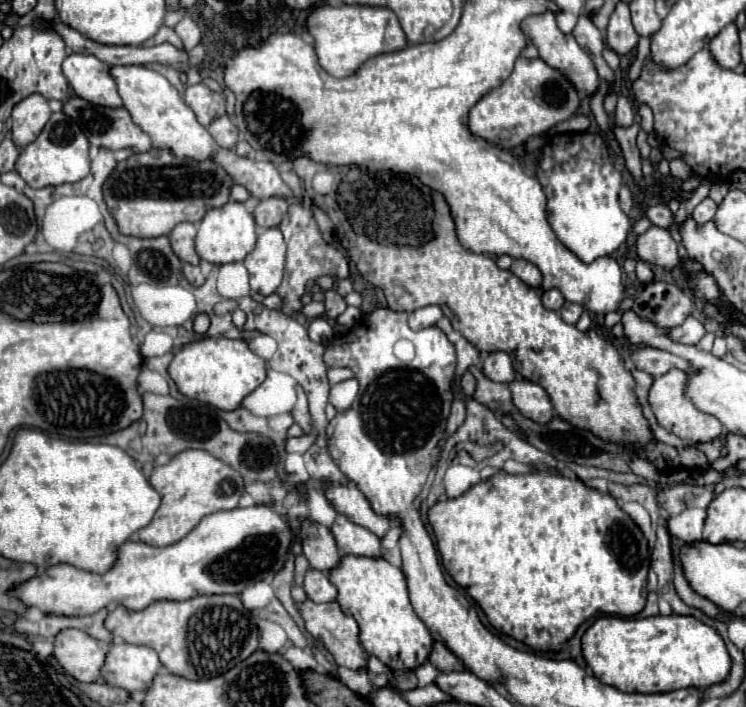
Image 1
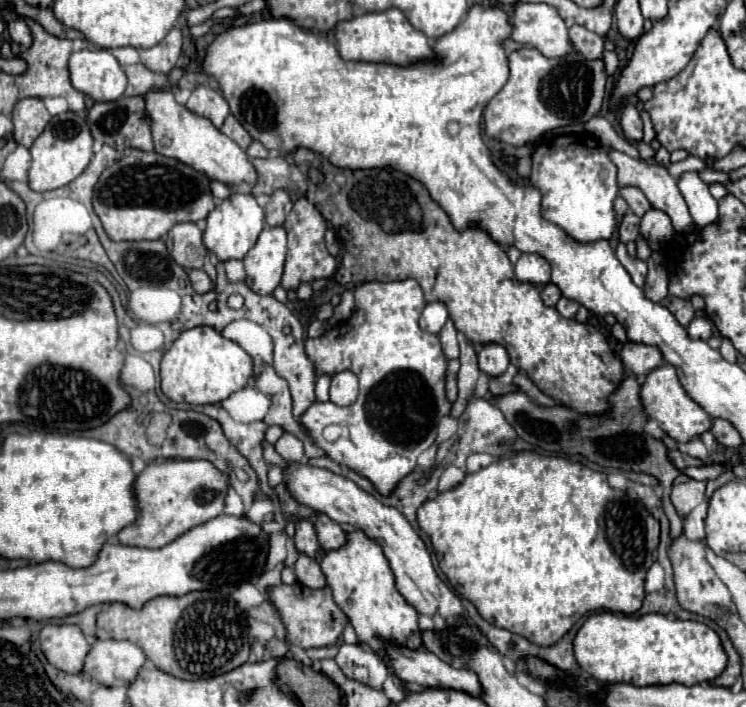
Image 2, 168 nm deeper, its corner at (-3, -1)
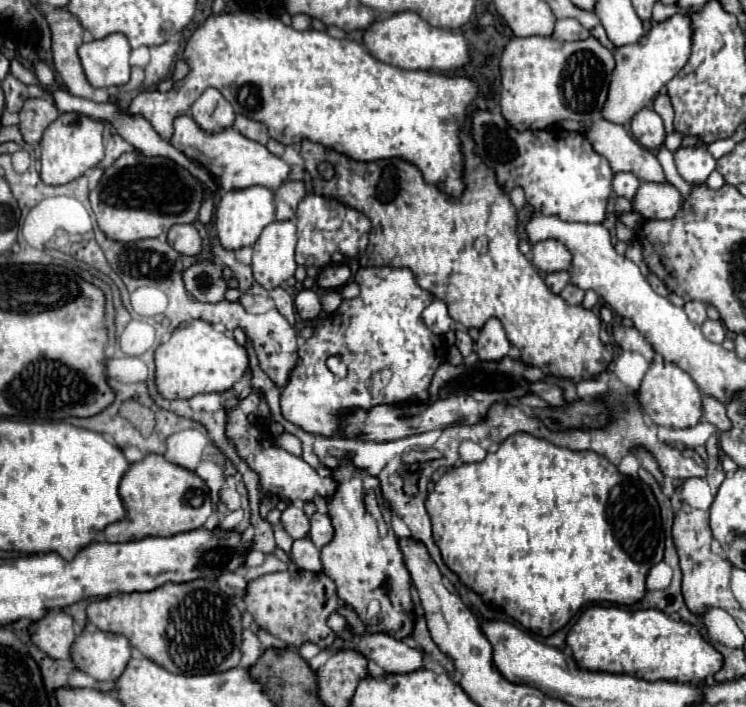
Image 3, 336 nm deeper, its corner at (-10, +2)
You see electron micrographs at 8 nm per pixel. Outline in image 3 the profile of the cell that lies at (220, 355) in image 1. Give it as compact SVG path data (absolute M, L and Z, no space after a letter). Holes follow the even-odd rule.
M198 319L178 325L172 337L156 347L154 367L154 383L164 399L190 399L200 393L222 393L230 389L246 373L248 353L232 337Z

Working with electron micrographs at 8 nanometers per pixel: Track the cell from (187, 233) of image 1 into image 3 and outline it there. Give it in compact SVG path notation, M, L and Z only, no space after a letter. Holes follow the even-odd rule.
M172 225L168 229L168 243L182 255L202 253L202 239L194 225Z

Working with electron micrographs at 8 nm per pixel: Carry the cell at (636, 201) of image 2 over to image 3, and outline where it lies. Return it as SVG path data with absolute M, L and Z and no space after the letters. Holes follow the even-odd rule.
M614 173L612 191L616 195L626 197L626 199L634 199L634 195L638 191L638 185L640 185L640 181L632 173Z

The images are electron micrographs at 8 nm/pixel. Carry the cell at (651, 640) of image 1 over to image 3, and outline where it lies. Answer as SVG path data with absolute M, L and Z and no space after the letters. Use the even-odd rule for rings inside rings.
M588 607L580 619L572 625L566 635L566 645L572 649L574 661L586 671L608 671L608 673L628 673L642 677L644 681L678 681L698 685L706 677L722 669L722 655L698 633L698 629L684 621L674 621L660 609L638 609L628 611L622 607Z

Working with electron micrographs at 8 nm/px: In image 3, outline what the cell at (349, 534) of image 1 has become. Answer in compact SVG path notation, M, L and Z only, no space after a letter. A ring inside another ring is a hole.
M314 513L310 517L310 541L316 547L324 547L326 543L330 543L332 539L332 523L328 515L322 513Z

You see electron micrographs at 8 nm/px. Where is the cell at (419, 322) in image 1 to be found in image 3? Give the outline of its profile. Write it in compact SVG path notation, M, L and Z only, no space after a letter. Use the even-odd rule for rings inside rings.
M434 299L434 301L422 311L422 321L424 321L424 325L426 325L432 333L438 333L438 335L448 333L450 327L452 327L452 319L450 319L450 315L448 315L446 303L440 301L440 299Z

